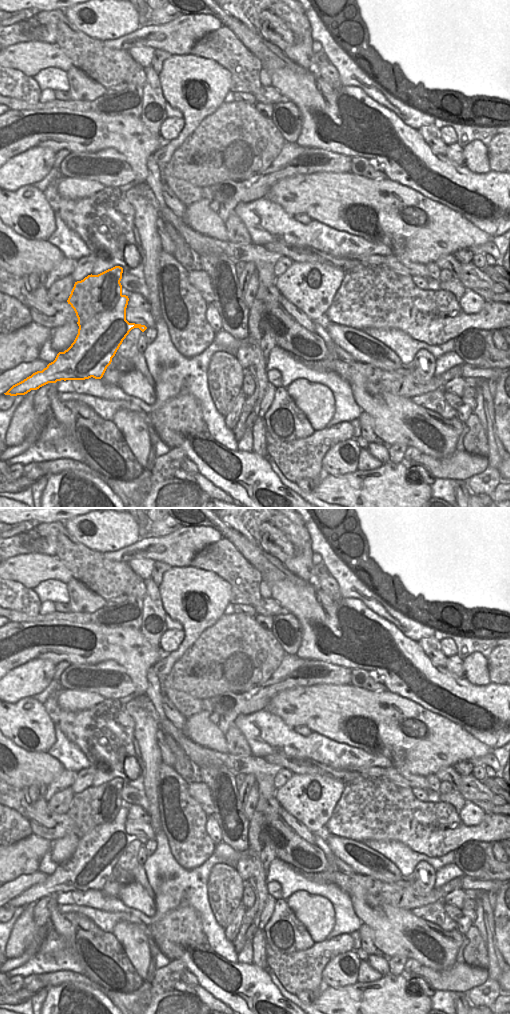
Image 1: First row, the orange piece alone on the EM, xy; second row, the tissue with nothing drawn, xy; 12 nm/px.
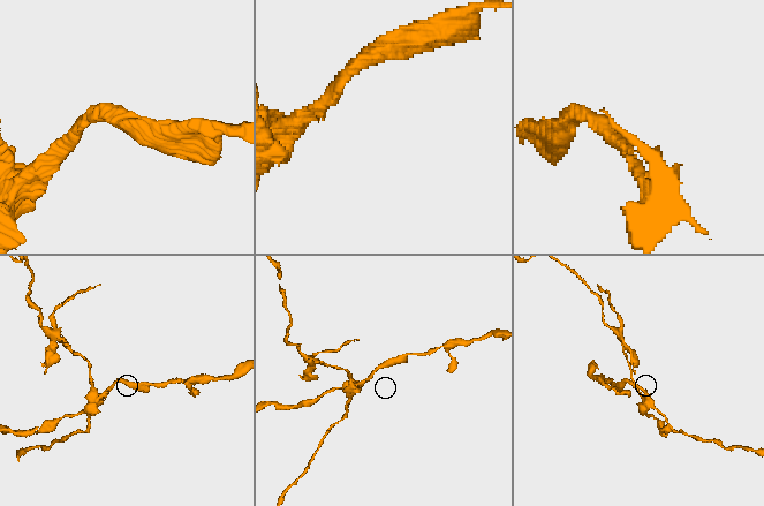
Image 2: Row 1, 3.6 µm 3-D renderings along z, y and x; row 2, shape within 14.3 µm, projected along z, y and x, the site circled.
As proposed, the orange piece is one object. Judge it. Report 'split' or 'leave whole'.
split

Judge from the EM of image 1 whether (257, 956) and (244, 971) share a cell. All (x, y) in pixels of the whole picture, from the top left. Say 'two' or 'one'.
two

